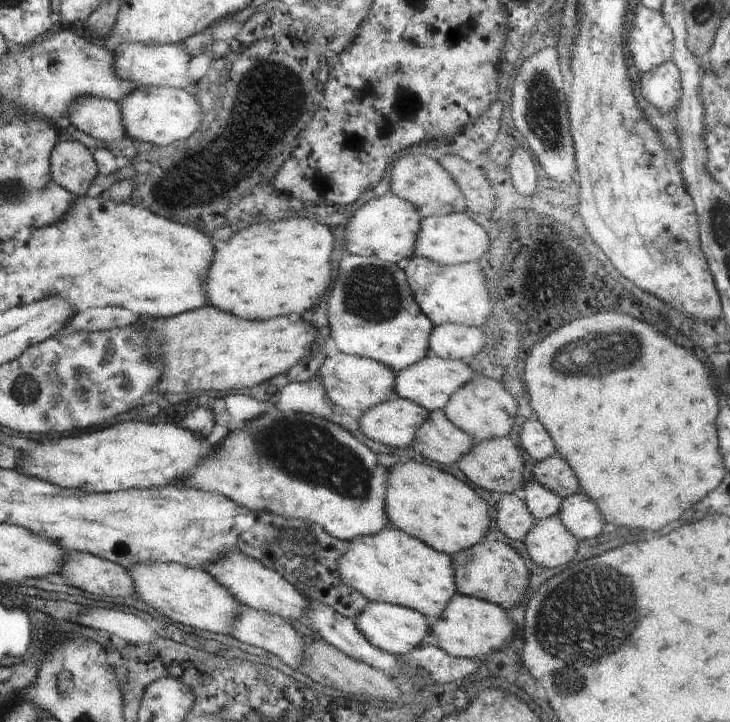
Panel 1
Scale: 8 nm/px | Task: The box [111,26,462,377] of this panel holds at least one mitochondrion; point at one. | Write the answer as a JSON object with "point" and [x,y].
{"point":[248,139]}

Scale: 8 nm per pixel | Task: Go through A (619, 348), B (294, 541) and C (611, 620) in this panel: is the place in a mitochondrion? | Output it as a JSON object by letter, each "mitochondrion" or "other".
{"A":"mitochondrion","B":"mitochondrion","C":"mitochondrion"}

